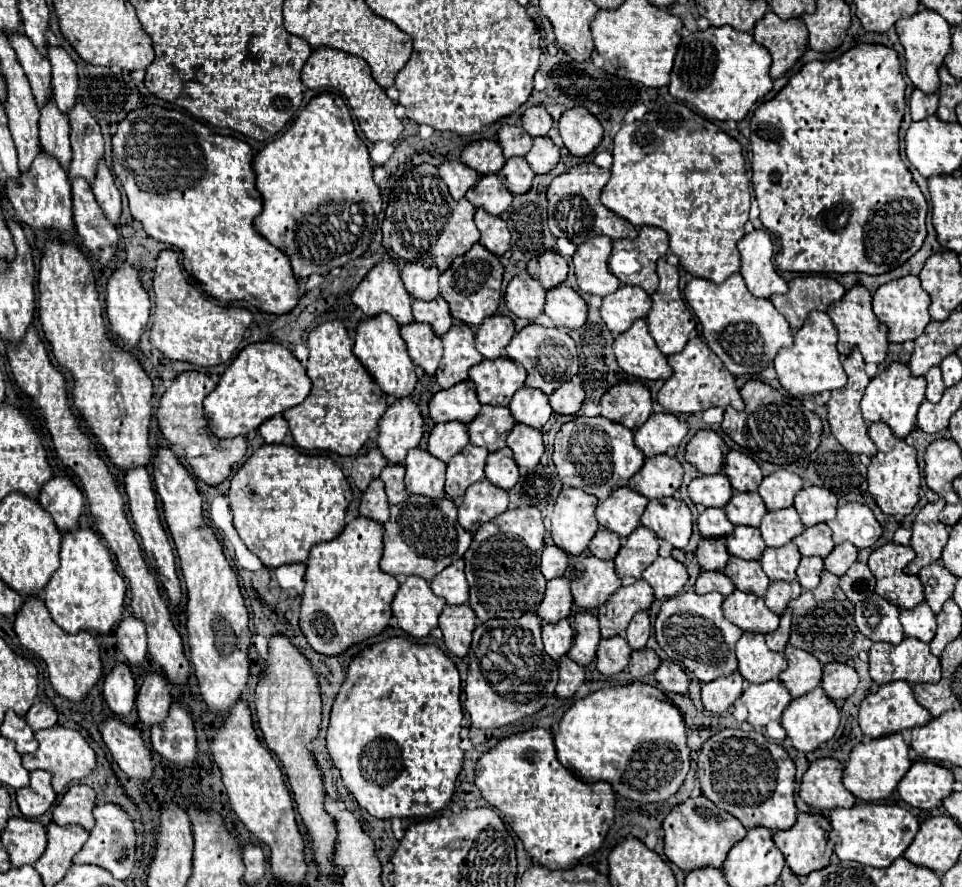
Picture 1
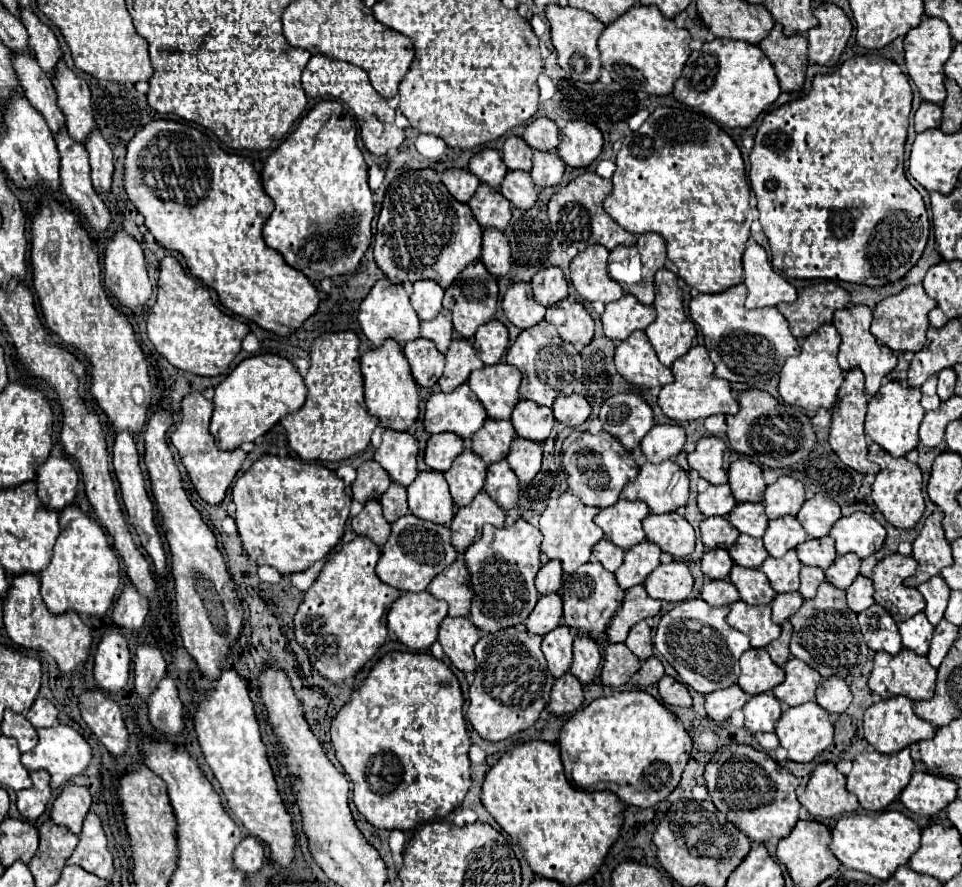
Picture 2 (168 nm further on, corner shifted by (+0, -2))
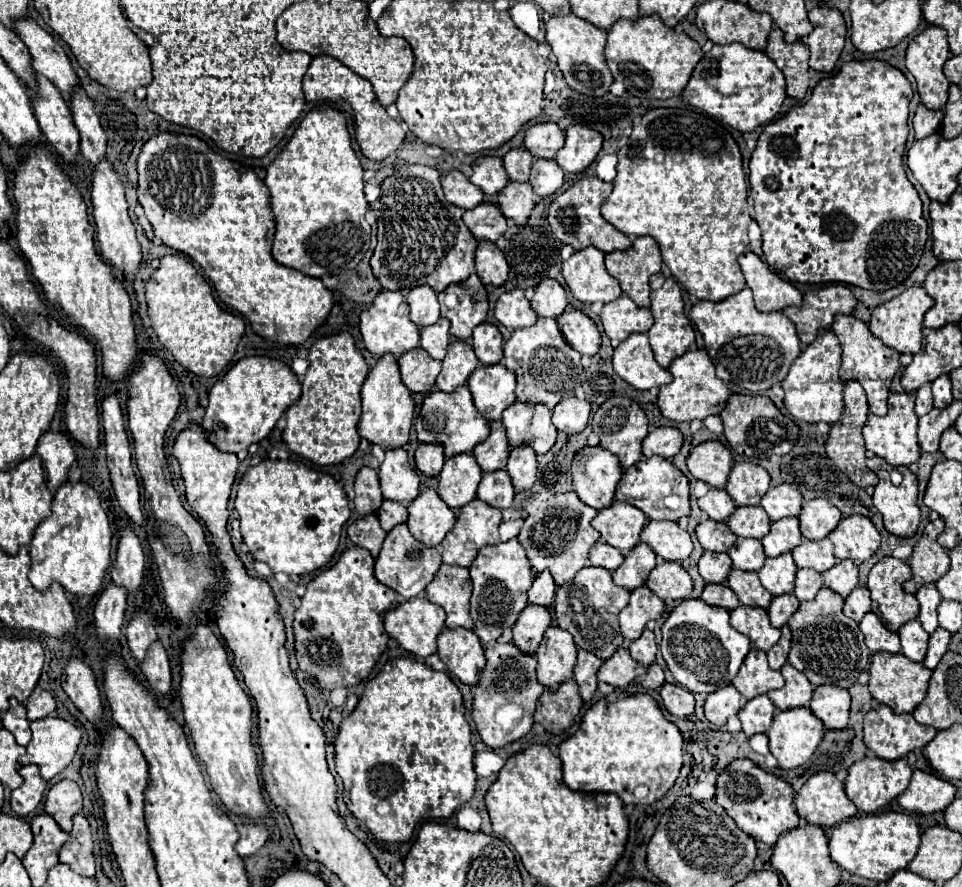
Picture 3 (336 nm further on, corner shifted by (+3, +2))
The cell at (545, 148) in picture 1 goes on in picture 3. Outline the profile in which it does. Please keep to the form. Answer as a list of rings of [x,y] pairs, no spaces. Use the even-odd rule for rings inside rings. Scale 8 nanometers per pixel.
[[[534,160],[532,162],[532,174],[530,184],[534,186],[534,192],[540,198],[546,198],[554,192],[558,192],[564,184],[564,170],[558,166],[556,160]]]

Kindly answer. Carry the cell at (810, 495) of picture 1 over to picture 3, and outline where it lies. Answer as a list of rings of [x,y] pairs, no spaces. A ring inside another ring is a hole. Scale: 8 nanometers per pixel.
[[[814,498],[802,506],[798,516],[800,530],[806,540],[826,538],[842,520],[842,512],[824,498]]]

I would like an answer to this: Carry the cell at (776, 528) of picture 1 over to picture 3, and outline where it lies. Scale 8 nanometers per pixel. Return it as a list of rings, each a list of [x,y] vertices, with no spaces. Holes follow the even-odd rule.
[[[784,518],[772,522],[768,536],[762,538],[766,556],[780,556],[784,552],[790,552],[800,542],[802,542],[802,534],[798,528],[798,518]]]

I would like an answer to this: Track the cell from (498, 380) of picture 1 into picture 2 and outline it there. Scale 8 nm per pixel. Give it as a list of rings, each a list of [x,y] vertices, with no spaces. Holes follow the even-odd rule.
[[[507,362],[483,366],[481,370],[471,372],[467,384],[485,406],[489,418],[493,420],[511,418],[511,412],[519,402],[517,388],[521,384],[521,376],[517,368],[511,368]]]

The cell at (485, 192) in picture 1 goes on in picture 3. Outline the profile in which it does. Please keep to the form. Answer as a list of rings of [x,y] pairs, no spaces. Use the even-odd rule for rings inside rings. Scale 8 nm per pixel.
[[[482,202],[472,210],[466,210],[464,224],[470,228],[474,238],[496,242],[506,230],[506,218],[502,216],[500,208],[490,202]]]

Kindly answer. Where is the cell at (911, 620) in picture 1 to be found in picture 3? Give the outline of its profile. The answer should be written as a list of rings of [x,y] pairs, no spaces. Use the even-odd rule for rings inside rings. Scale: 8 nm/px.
[[[916,618],[908,620],[900,626],[898,634],[902,640],[902,654],[914,662],[922,662],[928,646],[928,632],[922,628],[922,624]]]

